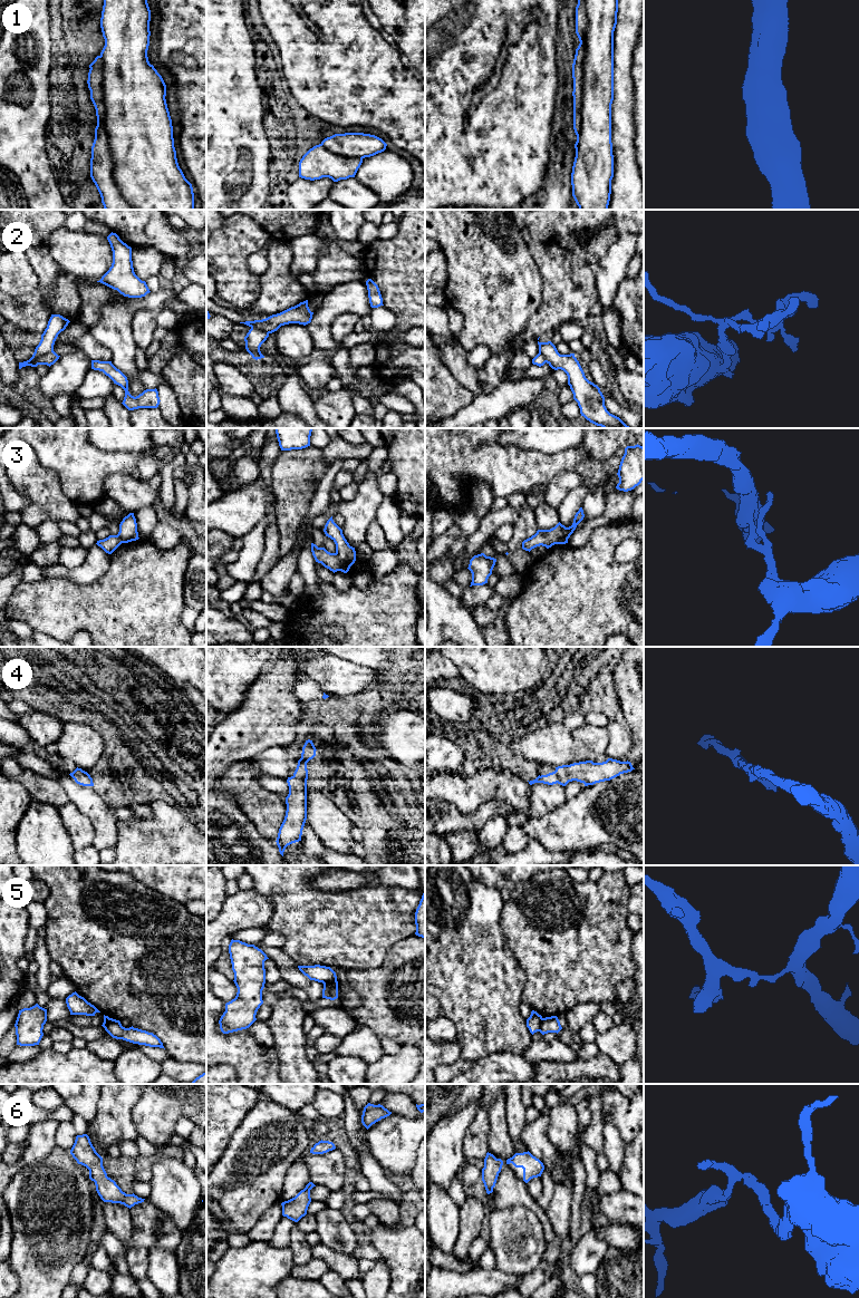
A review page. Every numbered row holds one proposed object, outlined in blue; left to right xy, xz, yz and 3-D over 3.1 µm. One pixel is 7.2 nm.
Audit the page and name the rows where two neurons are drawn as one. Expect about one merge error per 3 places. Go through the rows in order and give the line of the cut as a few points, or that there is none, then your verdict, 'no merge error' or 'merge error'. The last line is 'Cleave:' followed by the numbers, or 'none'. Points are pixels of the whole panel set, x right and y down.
1: cut in xy along (99, 56), (104, 128), (113, 180), (134, 209); merge error
2: cut in xy along (52, 349), (40, 356), (31, 357); merge error
3: cut in xz along (335, 553), (340, 570); merge error
4: no cut; no merge error
5: cut in xz along (336, 979), (324, 984); merge error
6: no cut; no merge error
Cleave: 1, 2, 3, 5

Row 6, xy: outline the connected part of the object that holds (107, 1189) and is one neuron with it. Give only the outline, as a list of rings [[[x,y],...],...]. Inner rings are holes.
[[[87,1134],[77,1135],[70,1154],[78,1164],[89,1170],[89,1179],[95,1182],[96,1191],[104,1202],[120,1203],[127,1208],[144,1202],[145,1199],[126,1194],[114,1180],[107,1176],[103,1157],[96,1152]]]

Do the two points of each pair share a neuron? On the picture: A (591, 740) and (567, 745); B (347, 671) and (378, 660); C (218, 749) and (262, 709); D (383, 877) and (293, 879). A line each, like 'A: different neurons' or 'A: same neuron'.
A: different neurons
B: different neurons
C: same neuron
D: different neurons

